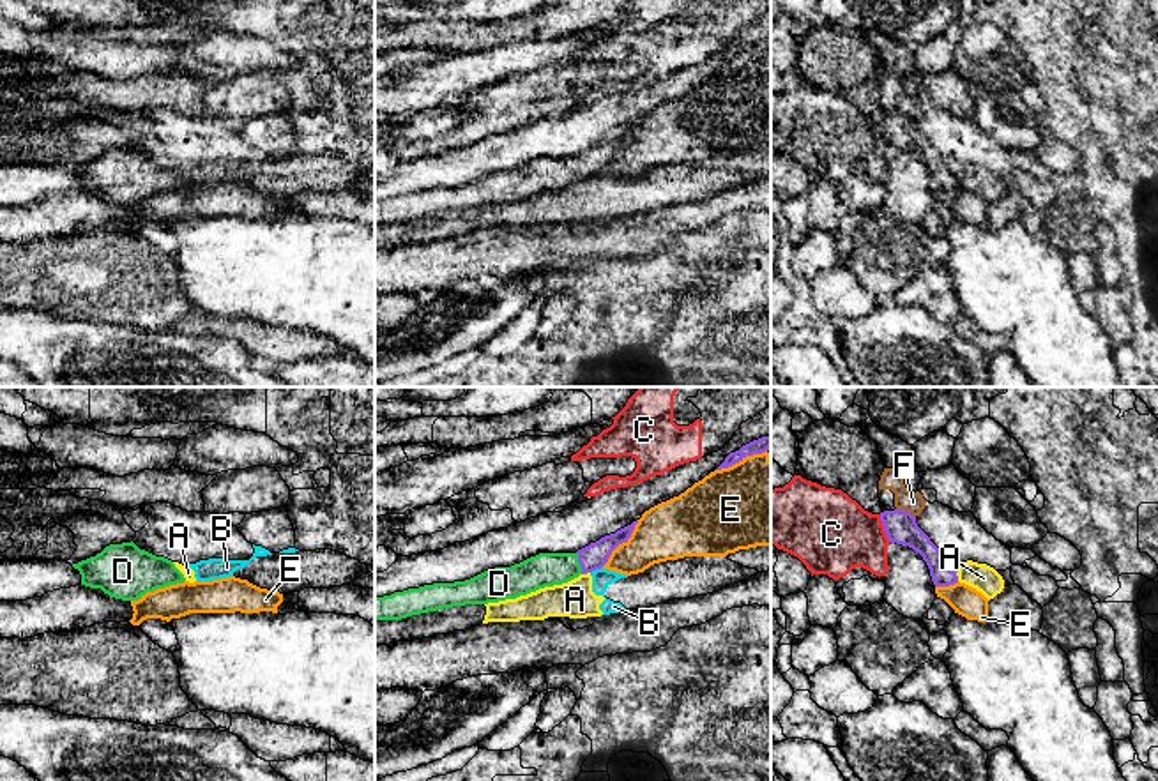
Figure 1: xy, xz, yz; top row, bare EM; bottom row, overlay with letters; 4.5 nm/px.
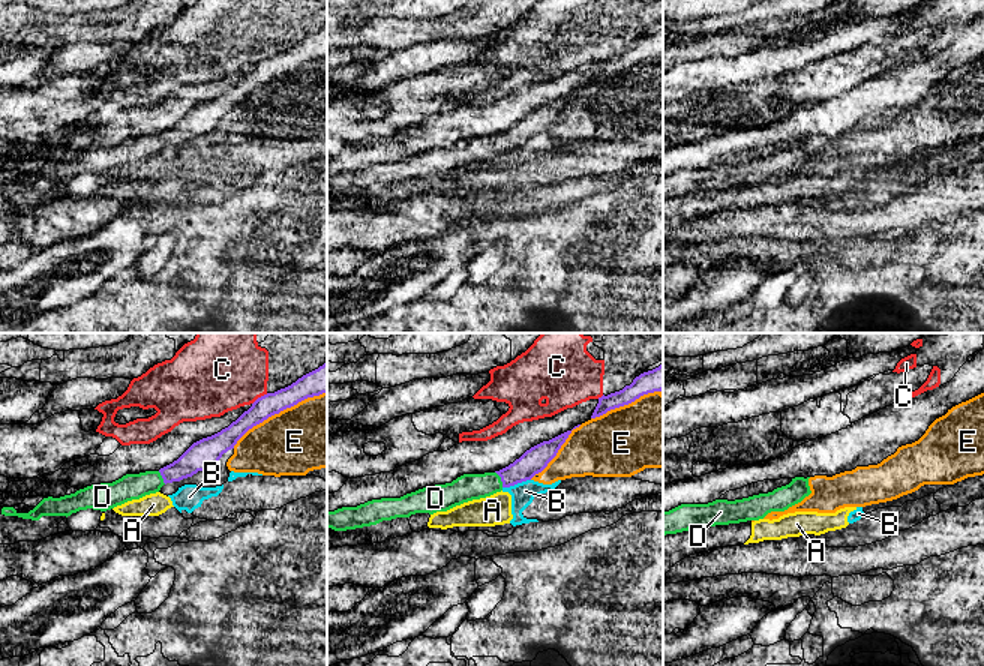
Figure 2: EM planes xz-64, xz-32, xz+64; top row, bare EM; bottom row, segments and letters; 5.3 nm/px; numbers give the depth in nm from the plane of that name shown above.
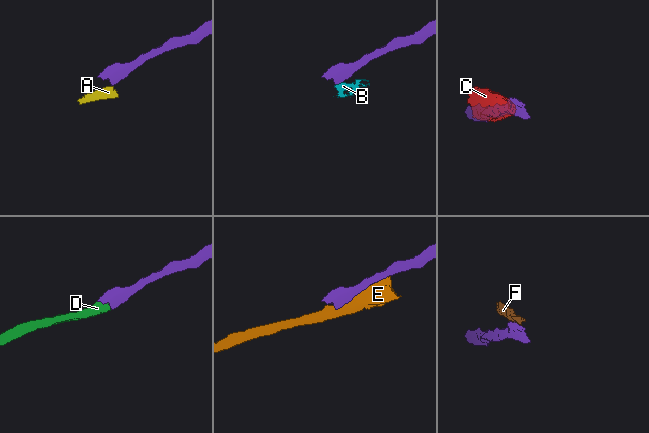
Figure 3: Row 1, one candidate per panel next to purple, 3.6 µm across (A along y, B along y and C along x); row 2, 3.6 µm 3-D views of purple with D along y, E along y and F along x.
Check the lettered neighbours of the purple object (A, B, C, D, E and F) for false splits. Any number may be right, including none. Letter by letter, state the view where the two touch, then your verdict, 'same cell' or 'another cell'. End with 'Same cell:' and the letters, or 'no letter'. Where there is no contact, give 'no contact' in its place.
A: contact in xz; another cell
B: contact in xz; another cell
C: contact in yz; another cell
D: contact in xz; same cell
E: contact in xz; another cell
F: contact in yz; another cell
Same cell: D

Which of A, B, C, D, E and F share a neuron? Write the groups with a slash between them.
A B / C / D / E / F

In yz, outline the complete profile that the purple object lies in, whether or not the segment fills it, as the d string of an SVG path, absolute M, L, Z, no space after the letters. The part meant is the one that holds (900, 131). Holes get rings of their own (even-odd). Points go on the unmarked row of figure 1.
M895 113L880 117L880 125L889 147L909 150L923 161L935 191L958 187L956 177L930 141L918 131L916 120L903 113Z

